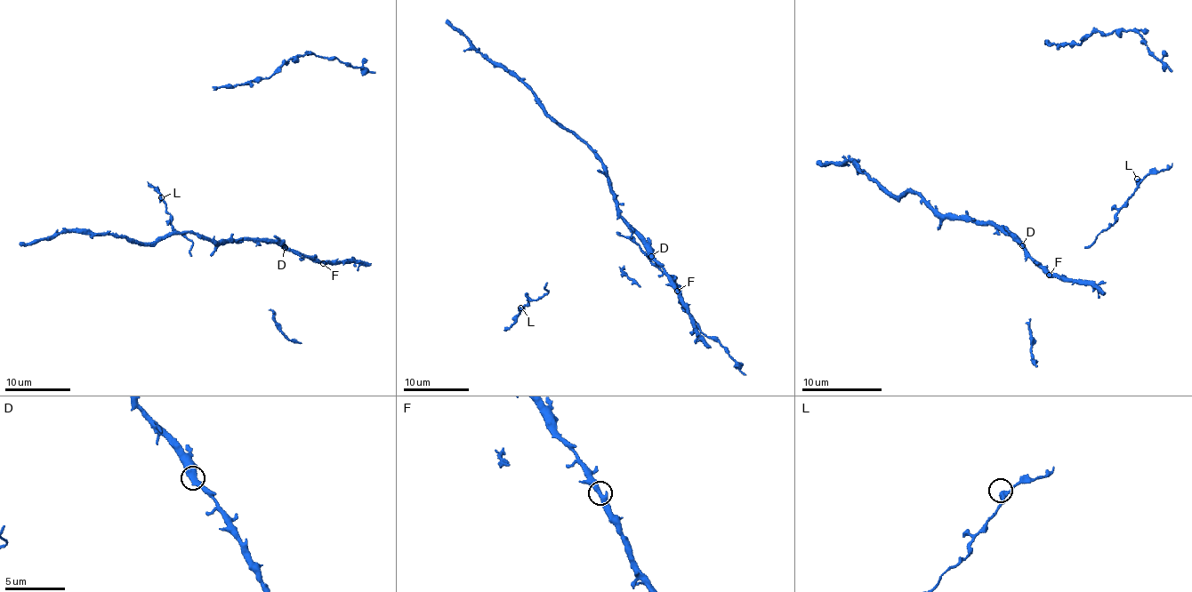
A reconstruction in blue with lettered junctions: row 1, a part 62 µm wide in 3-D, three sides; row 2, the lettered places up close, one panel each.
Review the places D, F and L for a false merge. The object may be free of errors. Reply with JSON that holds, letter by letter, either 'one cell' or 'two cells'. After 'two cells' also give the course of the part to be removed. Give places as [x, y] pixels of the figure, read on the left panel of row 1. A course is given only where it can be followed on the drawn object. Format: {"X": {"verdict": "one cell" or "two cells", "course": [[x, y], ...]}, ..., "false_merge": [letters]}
{"D": {"verdict": "one cell"}, "F": {"verdict": "one cell"}, "L": {"verdict": "one cell"}, "false_merge": []}

